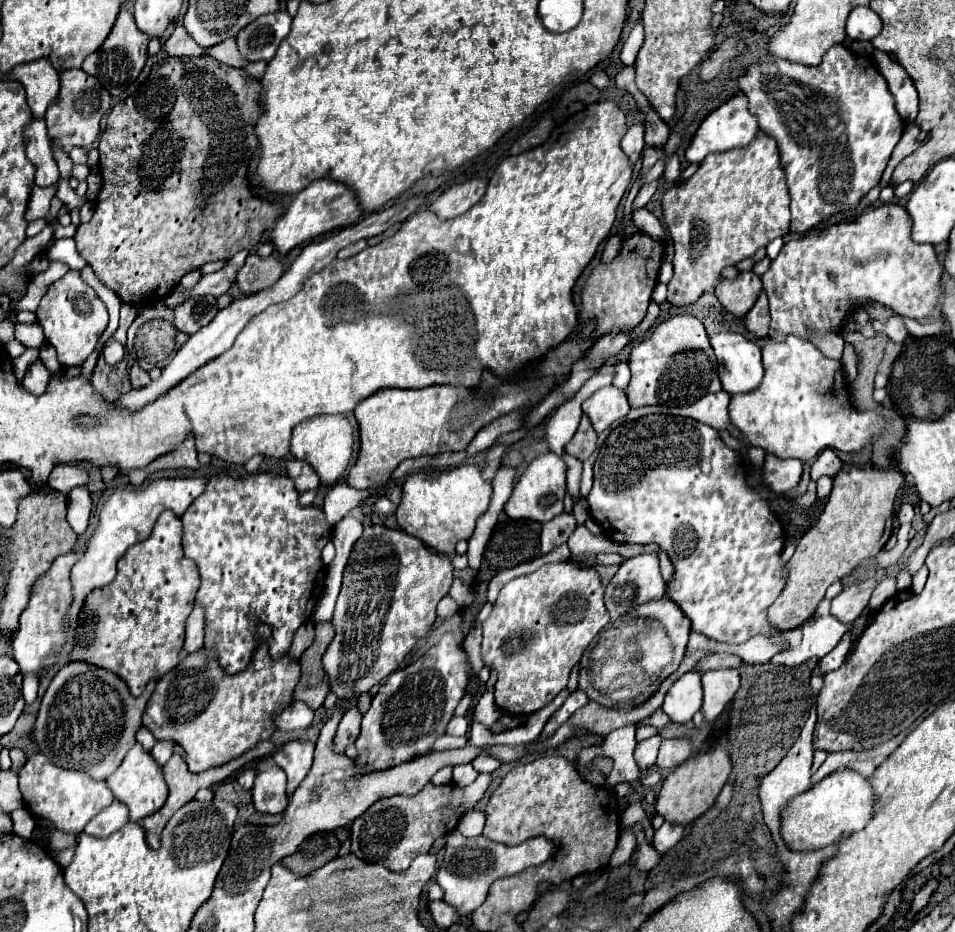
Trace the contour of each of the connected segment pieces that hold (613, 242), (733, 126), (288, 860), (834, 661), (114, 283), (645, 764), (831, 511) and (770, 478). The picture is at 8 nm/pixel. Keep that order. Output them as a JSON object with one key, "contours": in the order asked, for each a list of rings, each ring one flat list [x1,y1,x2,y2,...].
{"contours":[[[611,235,611,237,607,239,605,249,603,249,603,261,605,261,605,263,607,263,607,261,611,261,611,259,617,255,621,241,623,241,623,237,619,237,619,235]],[[739,93,731,101,723,103,721,107,717,107,713,113,707,115,707,119,697,129,685,157,691,163,701,163,709,153,723,153,723,151,731,151,731,149,749,145,757,135,759,135,759,121,747,109,747,97,743,97,743,93]],[[317,833,307,841,303,841,303,845,299,845,299,849,293,855,285,857,281,863,291,873,303,877,335,859,337,853,339,853,339,841,335,833]],[[845,633,843,639,839,641,839,645,837,645,831,653,827,653,823,659,819,659,819,669,821,669,821,673,825,675,825,673,829,673,829,671,839,669,839,667,843,665,843,661,845,661,849,649,851,649,851,633]],[[207,55,205,57,179,57,175,61,175,67,177,67,177,75,173,75,175,69,171,69,171,67,165,67,165,71,161,71,161,65,155,65,151,69,147,81,133,95,129,95,125,101,119,101,117,105,113,105,113,109,107,117,107,127,99,137,99,153,101,153,99,169,101,169,103,187,101,187,99,197,95,201,95,211,93,211,91,221,81,223,75,233,77,251,93,267,95,277,107,289,111,289,121,299,121,303,129,303,133,307,143,307,143,309,163,303,171,295,171,291,177,287,181,277,189,271,199,269,203,263,229,261,237,251,253,249,263,239,265,231,269,231,273,227,275,219,281,215,281,209,277,205,267,203,267,207,265,207,265,201,261,201,259,197,253,197,251,187,249,187,249,169,259,159,259,143,253,133,253,125,257,123,259,111,261,111,257,105,261,83,255,81,249,73,243,73,243,69,235,69,231,65,219,65,213,59,209,59]],[[655,735,655,737,649,737,645,741,641,741,635,749,635,761,639,765,639,769,651,769,657,761,657,751,659,751,659,743,661,743,661,737]],[[843,463,841,471,835,475,831,497,819,517,819,521,803,535,795,555,787,563,785,587,767,611,771,627,779,631,789,631,801,627,809,617,815,615,819,601,823,601,825,591,835,581,851,575,853,569,873,559,893,529,893,509,897,493,903,485,903,475,899,469,878,469,859,467,855,463]],[[767,453,763,465,763,479,767,487,775,493,785,493,797,487,801,479,801,461,799,459,781,459,773,453]]]}

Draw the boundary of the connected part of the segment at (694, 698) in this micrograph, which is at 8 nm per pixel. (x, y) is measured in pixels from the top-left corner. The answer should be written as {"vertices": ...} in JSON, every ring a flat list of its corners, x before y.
{"vertices":[[689,671,681,675,665,695,663,711,675,723,687,723,701,709,701,673]]}

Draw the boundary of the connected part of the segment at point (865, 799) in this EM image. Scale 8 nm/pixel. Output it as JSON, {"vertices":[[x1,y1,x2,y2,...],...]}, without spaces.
{"vertices":[[853,769,835,771,785,807,781,835,791,849,823,849,831,843,837,843,843,835,861,831,871,821,877,801,879,795,867,777]]}

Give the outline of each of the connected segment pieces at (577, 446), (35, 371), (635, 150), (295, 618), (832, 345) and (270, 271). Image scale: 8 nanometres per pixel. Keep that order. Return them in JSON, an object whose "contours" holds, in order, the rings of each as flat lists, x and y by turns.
{"contours":[[[583,415,577,433,573,435,573,439,565,447,565,453,577,457,579,461,585,461,595,451,595,443,597,443,597,433,595,433,589,417]],[[35,361,35,363,27,369,21,385,23,385,23,389,31,391,31,395,43,395,45,389,47,389,49,379,51,379,51,373,45,369,45,365,43,365,41,361]],[[633,123,621,141,621,149,627,153,629,161,635,163,641,157,645,147,645,127,641,123]],[[253,473,247,479,233,479,219,475,209,479,207,489,197,497,183,521,183,551,199,567,201,585,195,605,205,609,205,647,213,649,219,665,227,673,239,673,251,661,257,645,255,621,273,627,271,657,281,657,289,651,297,627,313,617,313,609,323,593,325,565,321,563,321,549,331,539,331,525,325,521,323,511,317,507,301,507,299,493,289,477,275,477,271,473]],[[809,333,809,341,813,341,831,359,839,359,843,353,845,341,841,333]],[[249,253,243,269,237,273,237,287,241,293,253,295,273,285,281,277,281,273,283,267,277,259,259,259,257,253]]]}

